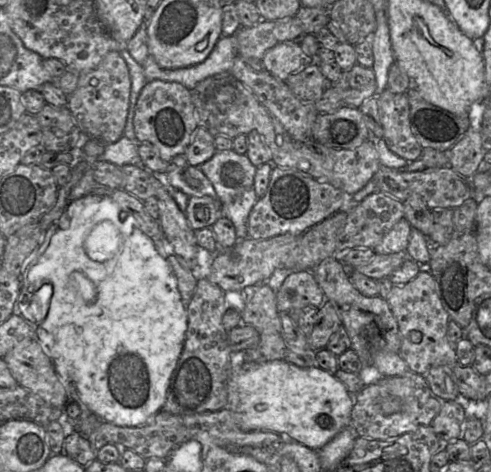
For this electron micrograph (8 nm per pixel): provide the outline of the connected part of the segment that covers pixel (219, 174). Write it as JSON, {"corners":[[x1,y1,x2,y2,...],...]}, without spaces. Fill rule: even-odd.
{"corners":[[233,149,216,151,216,153,199,167,212,183,221,203,221,215,230,219,235,227,238,240,248,237,248,218,258,200,254,189,257,167,251,163,246,154,238,154]]}

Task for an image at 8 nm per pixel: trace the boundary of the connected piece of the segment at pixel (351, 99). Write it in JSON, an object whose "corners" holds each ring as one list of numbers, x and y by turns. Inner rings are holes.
{"corners":[[356,63,350,70,344,71,341,77,330,83,330,87,341,96,344,105,359,107,362,103,376,96,377,83,372,68]]}

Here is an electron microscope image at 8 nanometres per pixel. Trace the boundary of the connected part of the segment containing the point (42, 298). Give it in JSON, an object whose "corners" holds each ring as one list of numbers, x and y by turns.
{"corners":[[20,276,20,281,20,292,16,301,16,313,19,314,27,322,33,323,36,326,40,325,47,316,51,297,53,294,53,287,51,284,45,284,38,291,31,294,28,291,28,278]]}

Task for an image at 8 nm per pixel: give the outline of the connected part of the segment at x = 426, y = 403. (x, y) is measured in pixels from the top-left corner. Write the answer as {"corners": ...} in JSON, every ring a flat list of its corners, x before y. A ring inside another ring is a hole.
{"corners":[[408,371,401,376,381,377,365,385,354,396,351,425,359,437,378,440,398,438,421,426,431,425,441,410,442,402,445,401,441,401,433,394,424,375],[387,396,396,396,400,399,401,409,398,412,389,415,382,412,382,399]]}

